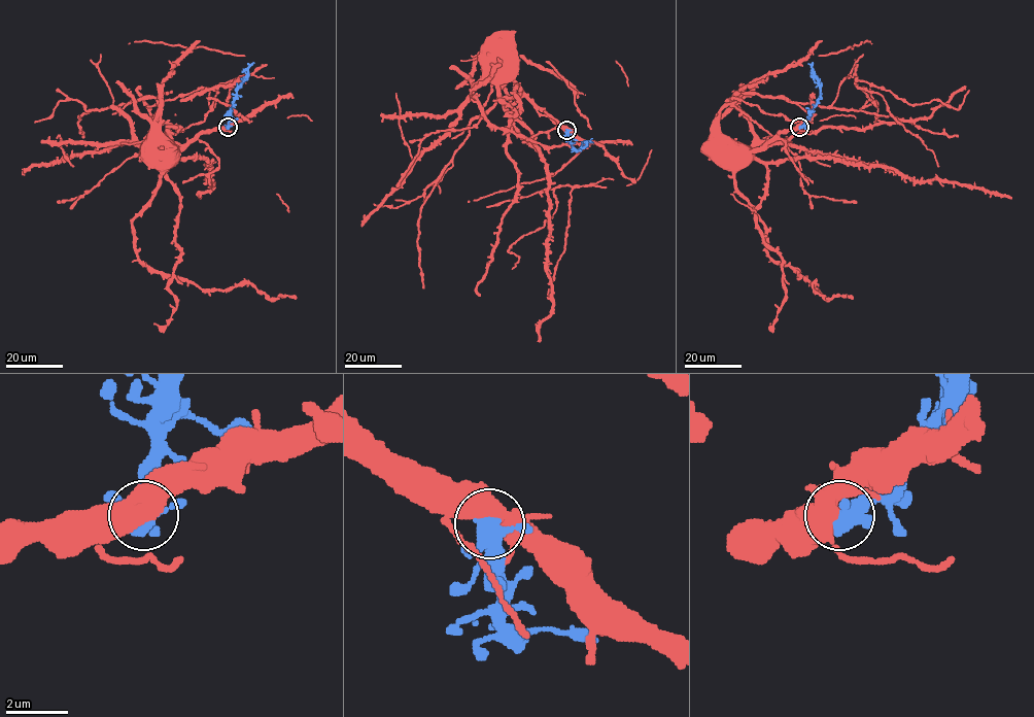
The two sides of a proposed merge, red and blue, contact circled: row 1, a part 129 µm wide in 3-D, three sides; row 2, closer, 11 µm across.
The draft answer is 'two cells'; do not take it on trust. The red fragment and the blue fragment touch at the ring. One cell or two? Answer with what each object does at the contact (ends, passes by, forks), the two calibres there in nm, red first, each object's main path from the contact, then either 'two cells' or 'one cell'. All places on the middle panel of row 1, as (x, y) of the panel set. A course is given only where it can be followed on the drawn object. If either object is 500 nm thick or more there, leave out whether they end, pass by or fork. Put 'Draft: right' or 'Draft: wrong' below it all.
red forks; blue forks; calibres 480 and 380 nm; course red (566, 129), (558, 126), (505, 72), (505, 46), (497, 38); course blue (566, 130), (569, 139), (576, 149), (592, 142); two cells
Draft: right

